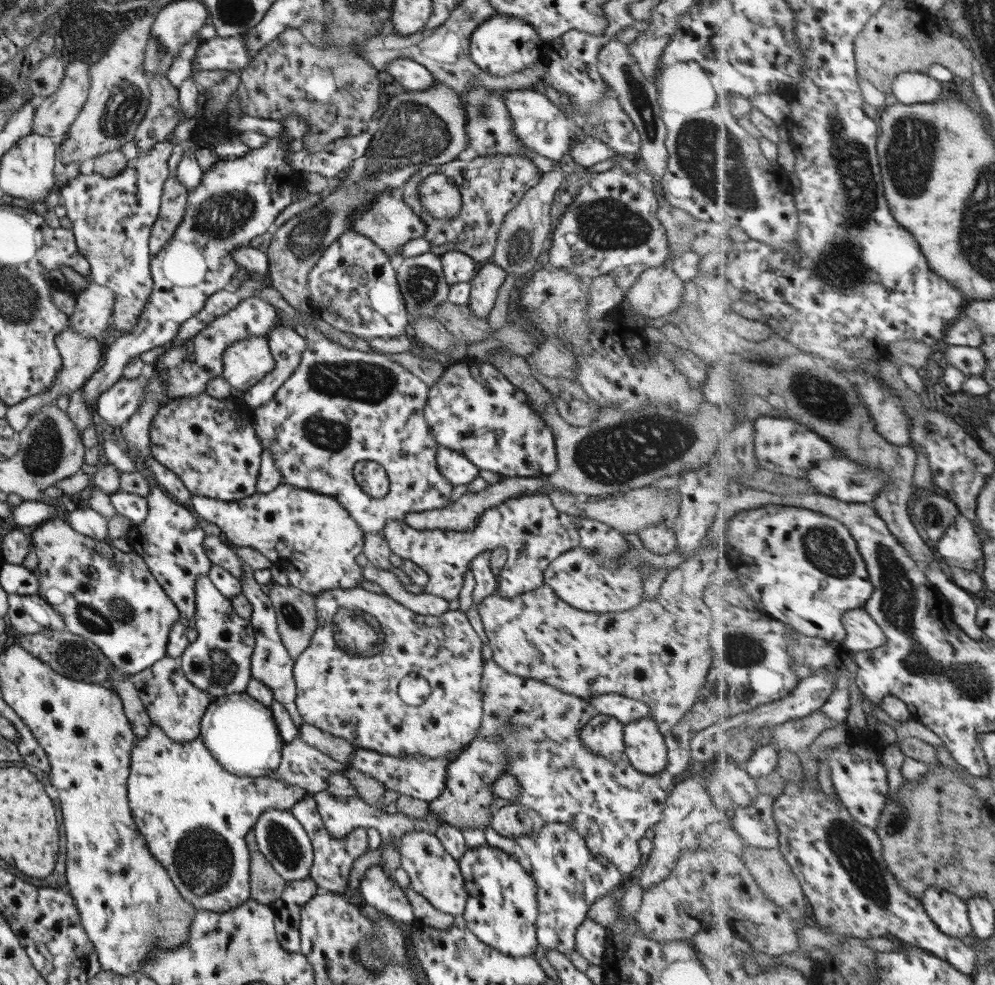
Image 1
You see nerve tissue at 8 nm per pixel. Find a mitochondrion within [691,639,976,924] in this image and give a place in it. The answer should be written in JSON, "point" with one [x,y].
{"point":[854,855]}

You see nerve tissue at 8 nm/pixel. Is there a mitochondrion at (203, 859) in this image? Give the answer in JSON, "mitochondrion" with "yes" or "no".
{"mitochondrion":"yes"}

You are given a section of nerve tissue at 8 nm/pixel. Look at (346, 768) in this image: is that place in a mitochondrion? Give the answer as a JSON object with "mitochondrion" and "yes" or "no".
{"mitochondrion":"no"}

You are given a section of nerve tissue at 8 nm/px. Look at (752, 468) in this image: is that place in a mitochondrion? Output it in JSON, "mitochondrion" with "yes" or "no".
{"mitochondrion":"no"}

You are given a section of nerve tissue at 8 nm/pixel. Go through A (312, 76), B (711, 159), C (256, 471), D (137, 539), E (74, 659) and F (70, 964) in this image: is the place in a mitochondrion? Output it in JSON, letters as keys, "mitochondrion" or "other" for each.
{"A":"other","B":"mitochondrion","C":"other","D":"other","E":"mitochondrion","F":"other"}

